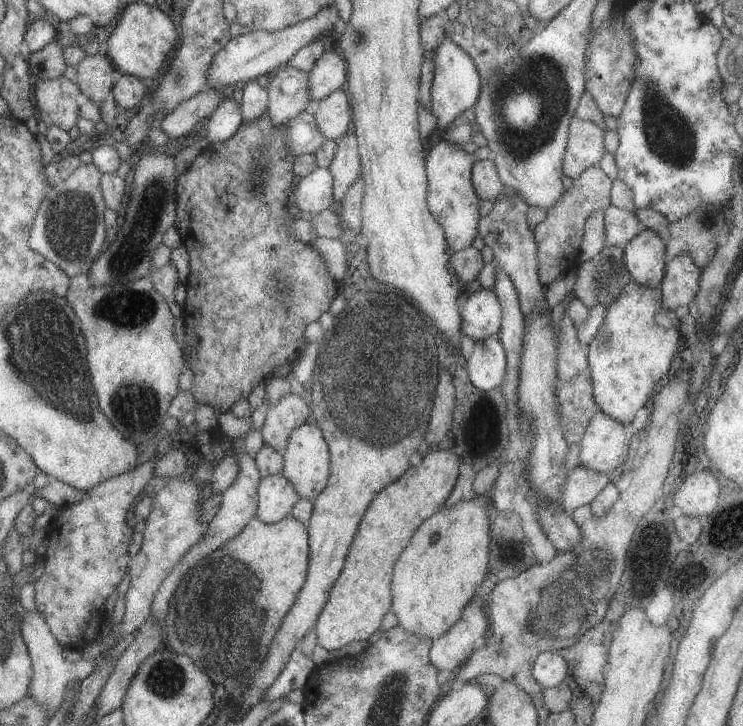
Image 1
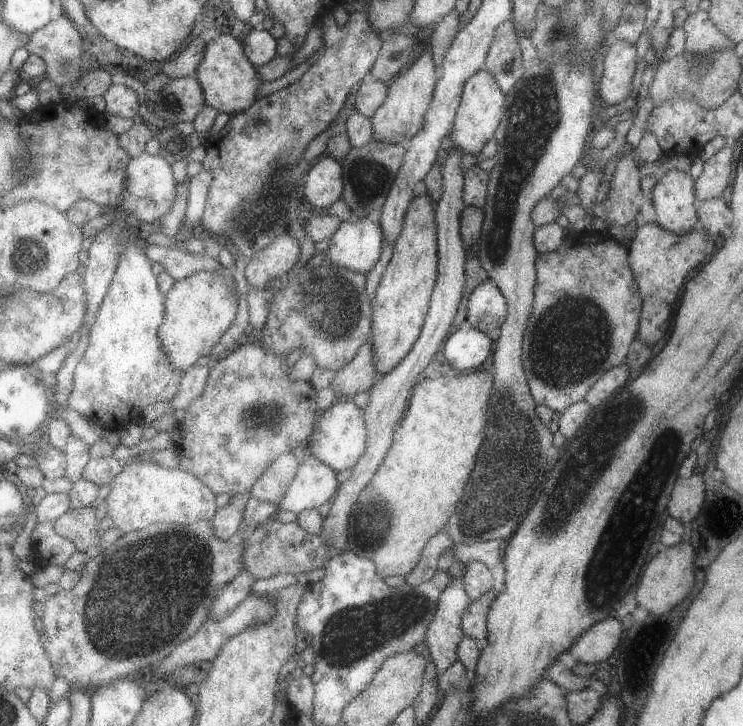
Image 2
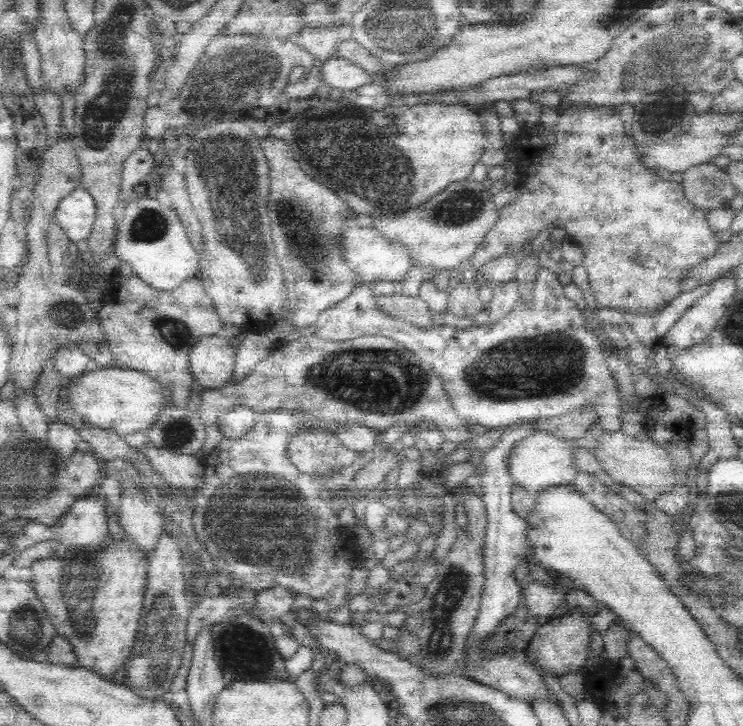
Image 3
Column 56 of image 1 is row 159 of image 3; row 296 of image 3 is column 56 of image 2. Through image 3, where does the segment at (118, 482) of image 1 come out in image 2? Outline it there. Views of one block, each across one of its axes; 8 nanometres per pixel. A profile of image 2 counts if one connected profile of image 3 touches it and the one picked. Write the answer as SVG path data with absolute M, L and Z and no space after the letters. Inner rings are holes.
M197 522L197 524L189 524L189 526L177 526L177 524L149 524L137 532L127 532L123 534L121 538L117 538L111 546L107 546L103 552L99 552L95 558L91 558L85 568L81 570L81 578L77 580L77 584L69 590L59 590L57 594L53 596L47 596L45 598L45 608L43 608L43 616L41 616L41 646L45 648L45 654L49 656L51 660L51 668L55 672L55 678L65 678L71 686L77 684L81 690L93 694L93 690L99 690L107 684L113 684L117 680L125 680L131 672L139 672L141 668L145 666L151 666L155 662L161 662L167 654L173 652L175 646L179 646L181 642L185 642L187 638L191 638L199 628L201 624L205 624L207 620L207 612L209 612L209 606L215 598L217 592L221 592L237 574L241 574L243 570L243 538L235 538L235 540L221 540L213 534L213 528L211 524L207 522Z

